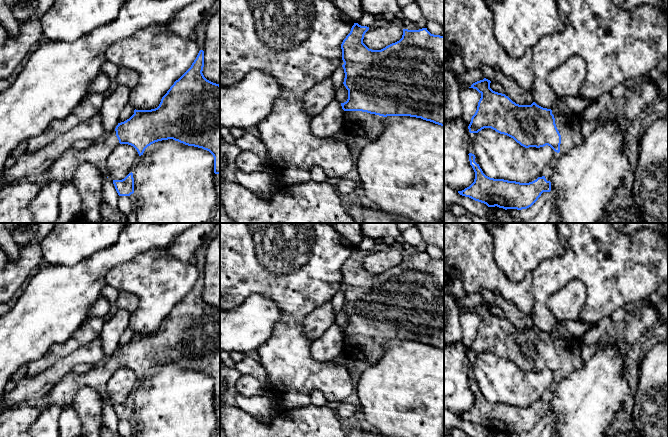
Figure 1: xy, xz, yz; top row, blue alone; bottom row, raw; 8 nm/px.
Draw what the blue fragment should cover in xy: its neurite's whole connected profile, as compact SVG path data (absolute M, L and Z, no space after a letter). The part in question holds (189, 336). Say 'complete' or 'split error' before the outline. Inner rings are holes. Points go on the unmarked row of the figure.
complete | M200 274L191 291L170 311L162 321L159 330L151 334L134 334L134 338L115 352L120 368L133 370L139 380L151 368L173 363L188 370L209 375L214 381L214 397L220 398L220 309L207 304L202 295L204 291L204 275Z

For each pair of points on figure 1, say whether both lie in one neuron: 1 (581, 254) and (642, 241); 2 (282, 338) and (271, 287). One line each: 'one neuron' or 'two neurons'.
1: one neuron
2: one neuron

